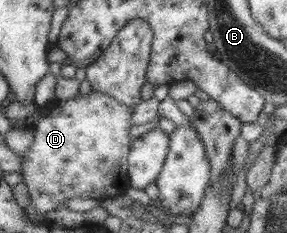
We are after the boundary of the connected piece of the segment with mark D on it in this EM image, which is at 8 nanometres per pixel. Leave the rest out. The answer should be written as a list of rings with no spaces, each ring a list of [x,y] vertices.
[[[91,91],[66,102],[53,100],[42,109],[38,108],[37,116],[27,122],[34,129],[33,142],[20,157],[21,182],[28,189],[30,201],[25,207],[28,212],[43,215],[57,210],[68,198],[92,198],[106,200],[125,193],[128,184],[126,157],[129,153],[128,134],[132,109],[121,106],[110,96]]]

